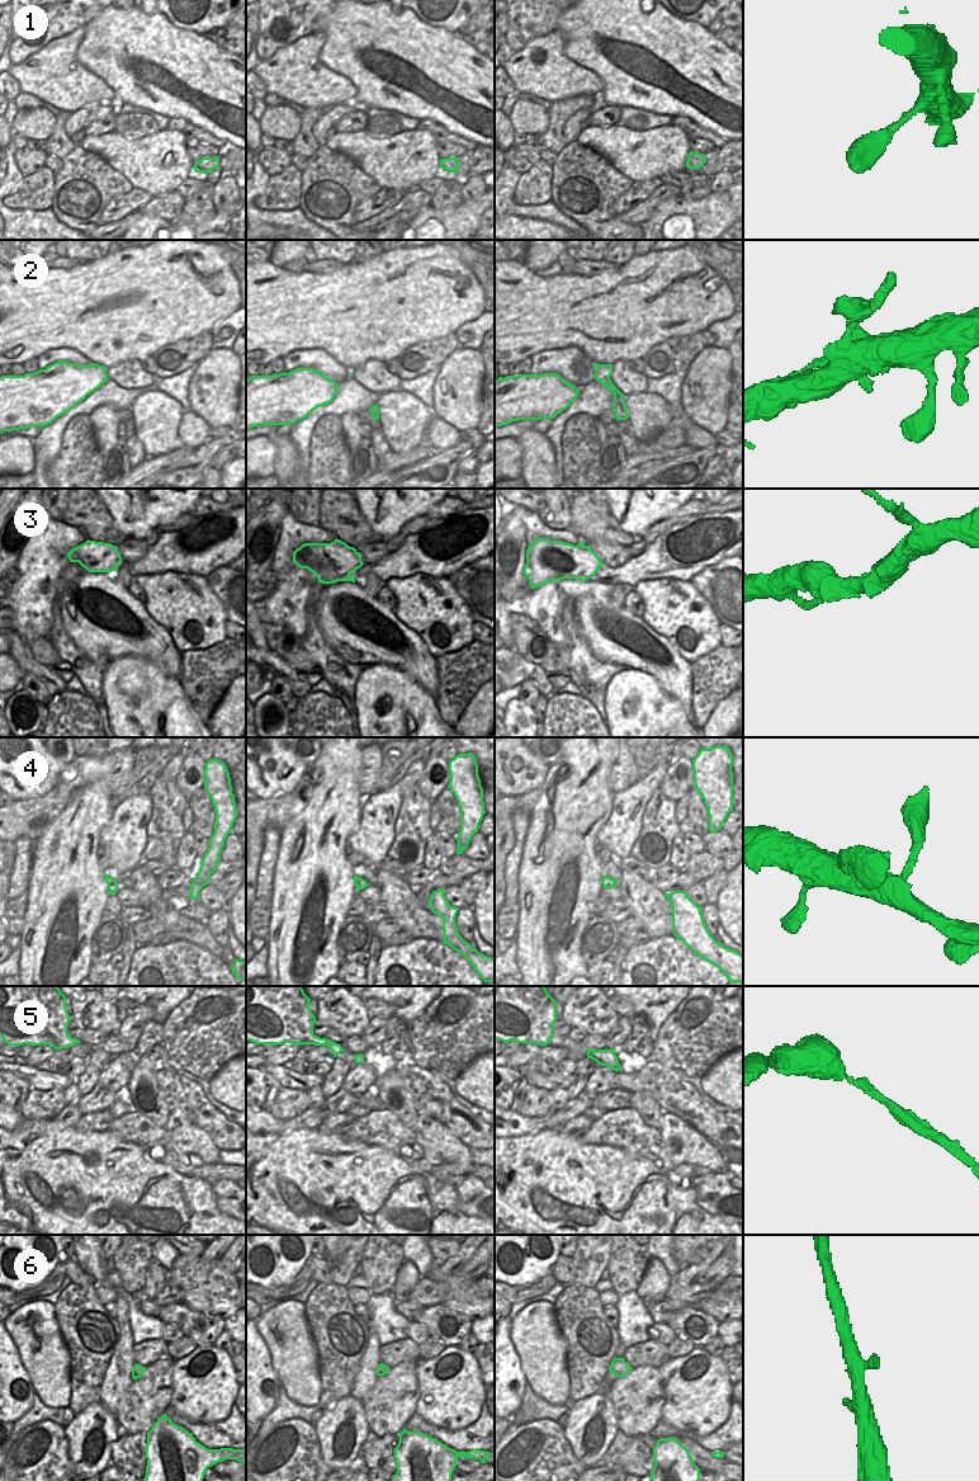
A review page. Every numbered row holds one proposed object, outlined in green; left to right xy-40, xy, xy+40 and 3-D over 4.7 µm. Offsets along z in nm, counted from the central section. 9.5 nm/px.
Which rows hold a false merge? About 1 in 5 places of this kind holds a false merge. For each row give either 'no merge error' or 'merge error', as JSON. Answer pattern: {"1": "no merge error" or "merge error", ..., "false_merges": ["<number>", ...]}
{"1": "no merge error", "2": "no merge error", "3": "no merge error", "4": "no merge error", "5": "no merge error", "6": "no merge error", "false_merges": []}

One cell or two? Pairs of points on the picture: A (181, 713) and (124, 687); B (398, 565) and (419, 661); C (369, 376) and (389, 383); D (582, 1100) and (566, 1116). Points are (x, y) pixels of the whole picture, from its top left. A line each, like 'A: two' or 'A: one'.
A: one
B: two
C: one
D: one

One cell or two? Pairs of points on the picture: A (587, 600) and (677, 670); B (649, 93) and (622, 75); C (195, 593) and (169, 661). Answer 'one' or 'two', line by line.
A: one
B: one
C: two

